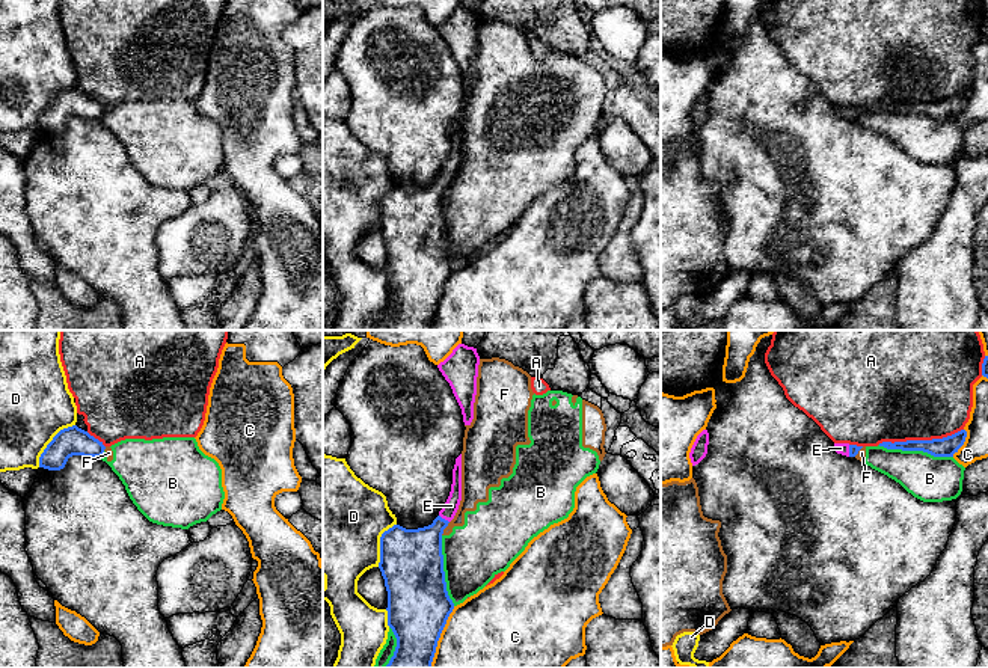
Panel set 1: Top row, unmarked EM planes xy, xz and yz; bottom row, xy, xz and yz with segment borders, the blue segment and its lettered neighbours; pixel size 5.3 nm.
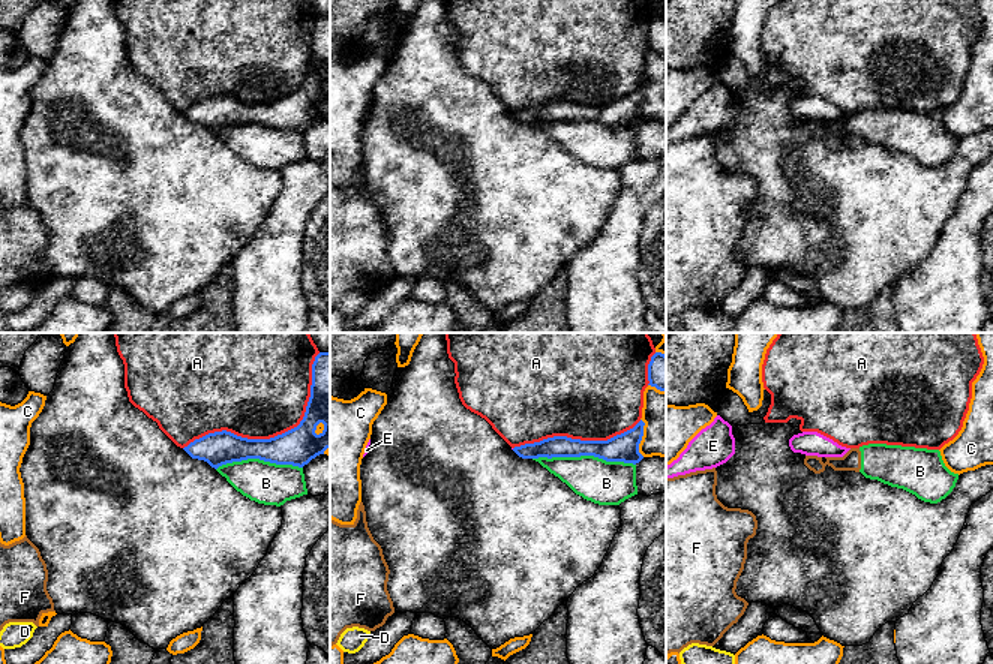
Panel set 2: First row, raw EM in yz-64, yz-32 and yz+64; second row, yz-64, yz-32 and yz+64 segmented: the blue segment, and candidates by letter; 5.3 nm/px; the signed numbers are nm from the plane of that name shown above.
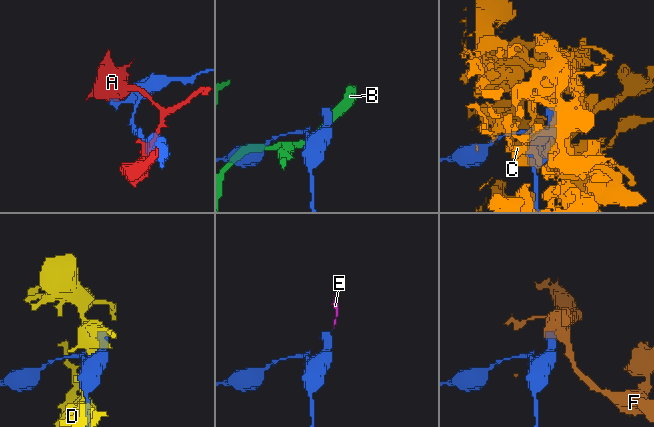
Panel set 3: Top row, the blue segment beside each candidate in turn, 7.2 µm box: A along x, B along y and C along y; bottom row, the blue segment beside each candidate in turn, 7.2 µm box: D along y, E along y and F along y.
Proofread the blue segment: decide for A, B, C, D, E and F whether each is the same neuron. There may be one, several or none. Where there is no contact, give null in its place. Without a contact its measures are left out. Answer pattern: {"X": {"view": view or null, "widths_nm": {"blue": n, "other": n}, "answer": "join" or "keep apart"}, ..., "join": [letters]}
{"A": {"view": "yz", "widths_nm": {"blue": 110, "other": 500}, "answer": "keep apart"}, "B": {"view": "yz", "widths_nm": {"blue": 110, "other": 240}, "answer": "keep apart"}, "C": {"view": "xz", "widths_nm": {"blue": 340, "other": 500}, "answer": "keep apart"}, "D": {"view": "xy", "widths_nm": {"blue": 160, "other": 380}, "answer": "keep apart"}, "E": {"view": "xz", "widths_nm": {"blue": 280, "other": 80}, "answer": "join"}, "F": {"view": "xz", "widths_nm": {"blue": 320, "other": 140}, "answer": "keep apart"}, "join": ["E"]}

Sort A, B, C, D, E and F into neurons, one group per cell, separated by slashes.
A / B F / C / D / E

